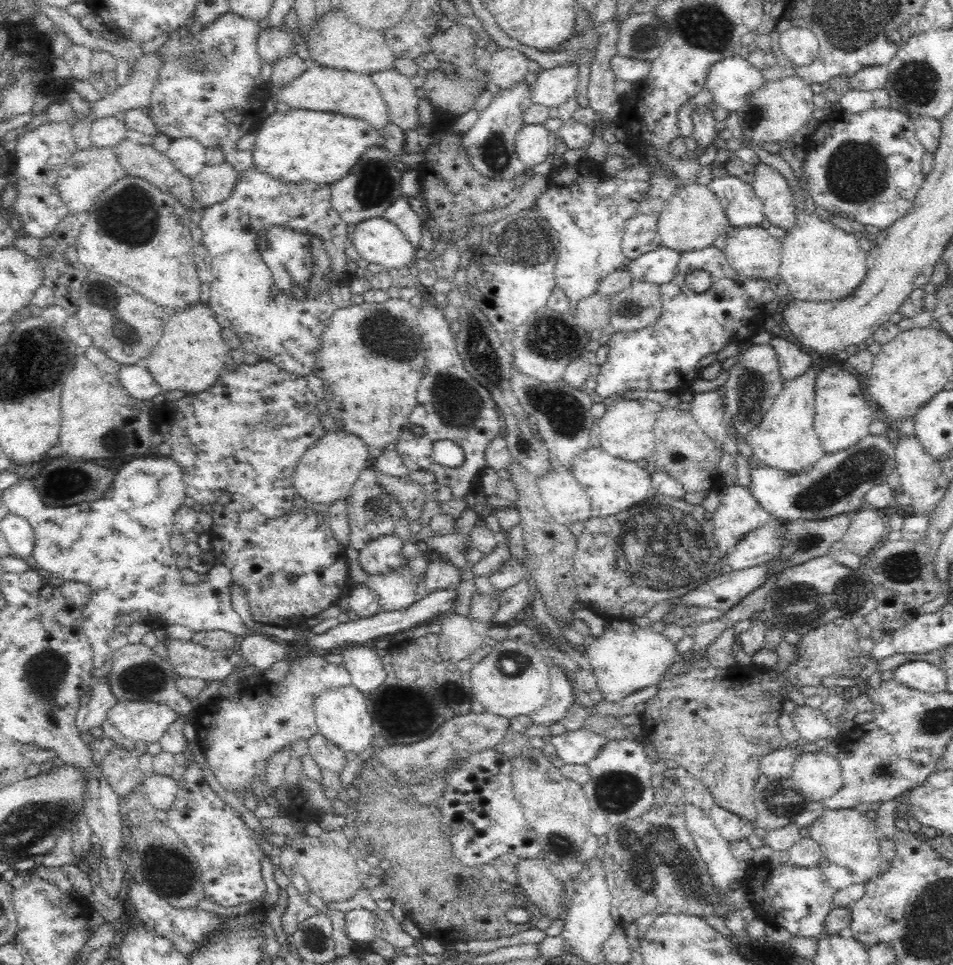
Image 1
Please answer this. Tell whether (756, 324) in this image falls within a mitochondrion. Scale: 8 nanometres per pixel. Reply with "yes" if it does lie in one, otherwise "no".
no

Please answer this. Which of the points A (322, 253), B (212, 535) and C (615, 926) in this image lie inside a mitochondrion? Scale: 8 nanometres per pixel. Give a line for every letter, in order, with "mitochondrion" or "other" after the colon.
A: mitochondrion
B: other
C: other

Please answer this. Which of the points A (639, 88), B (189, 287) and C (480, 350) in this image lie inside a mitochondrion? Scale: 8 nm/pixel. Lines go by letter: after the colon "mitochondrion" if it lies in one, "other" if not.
A: other
B: other
C: mitochondrion

